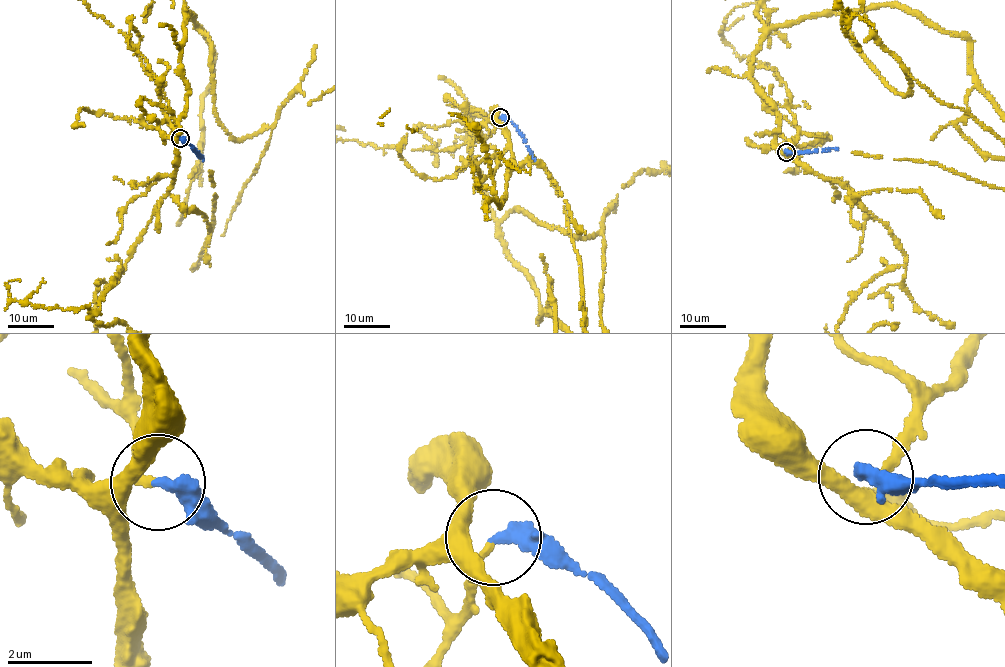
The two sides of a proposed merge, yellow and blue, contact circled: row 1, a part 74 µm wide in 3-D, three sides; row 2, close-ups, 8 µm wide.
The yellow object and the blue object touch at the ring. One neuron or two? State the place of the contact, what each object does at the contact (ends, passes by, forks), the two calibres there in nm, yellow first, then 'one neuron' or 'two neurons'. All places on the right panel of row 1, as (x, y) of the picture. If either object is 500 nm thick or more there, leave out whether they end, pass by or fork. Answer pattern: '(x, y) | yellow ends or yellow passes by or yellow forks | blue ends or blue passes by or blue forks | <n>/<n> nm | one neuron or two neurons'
(786, 152) | yellow passes by | blue ends | 140/360 nm | one neuron

